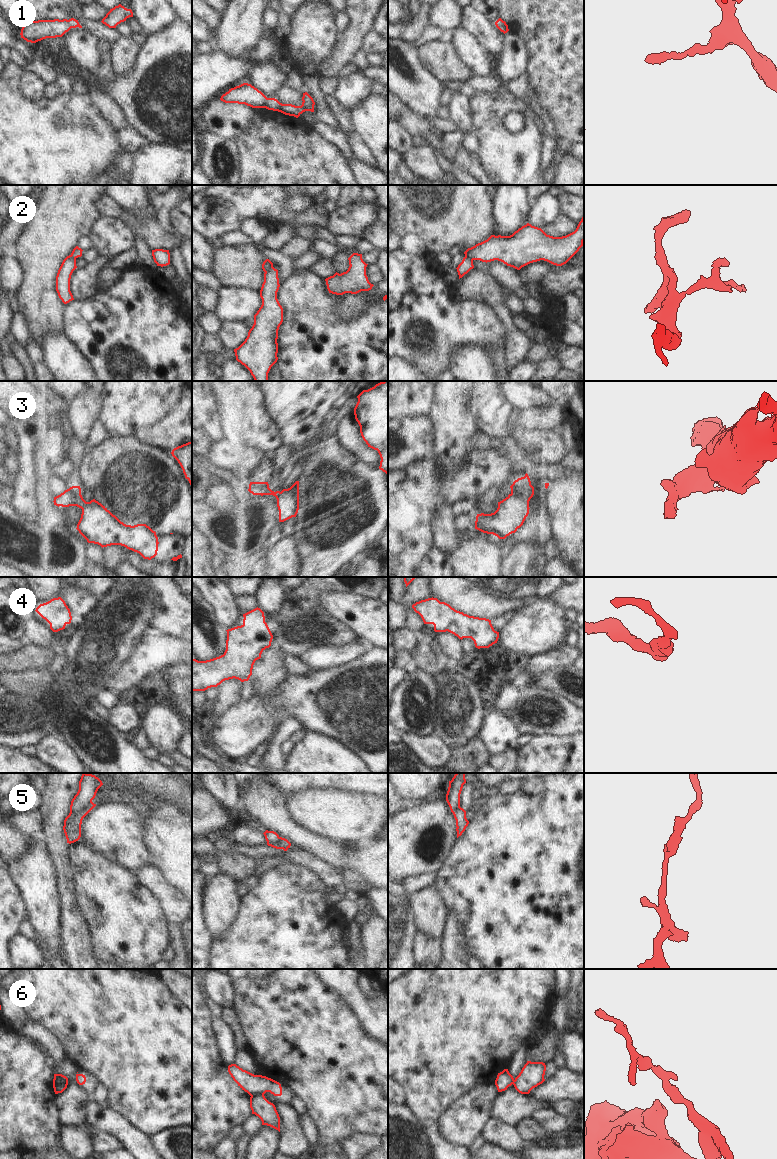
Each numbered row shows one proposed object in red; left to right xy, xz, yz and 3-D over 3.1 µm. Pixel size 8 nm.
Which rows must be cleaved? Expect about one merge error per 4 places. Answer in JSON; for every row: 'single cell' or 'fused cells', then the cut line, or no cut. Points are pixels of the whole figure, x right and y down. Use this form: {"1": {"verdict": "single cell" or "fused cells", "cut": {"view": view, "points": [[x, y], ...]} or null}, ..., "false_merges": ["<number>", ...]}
{"1": {"verdict": "single cell", "cut": null}, "2": {"verdict": "fused cells", "cut": {"view": "xz", "points": [[272, 263], [265, 272]]}}, "3": {"verdict": "fused cells", "cut": {"view": "yz", "points": [[511, 493], [528, 503]]}}, "4": {"verdict": "single cell", "cut": null}, "5": {"verdict": "fused cells", "cut": {"view": "xy", "points": [[91, 801], [76, 812], [68, 815]]}}, "6": {"verdict": "fused cells", "cut": {"view": "xy", "points": [[67, 1081], [61, 1082], [54, 1091]]}}, "false_merges": ["2", "3", "5", "6"]}

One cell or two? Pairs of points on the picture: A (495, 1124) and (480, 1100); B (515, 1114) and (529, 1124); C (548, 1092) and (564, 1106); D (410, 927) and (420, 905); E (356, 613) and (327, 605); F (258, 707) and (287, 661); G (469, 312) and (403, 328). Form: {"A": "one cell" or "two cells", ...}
{"A": "two cells", "B": "two cells", "C": "two cells", "D": "two cells", "E": "one cell", "F": "two cells", "G": "one cell"}

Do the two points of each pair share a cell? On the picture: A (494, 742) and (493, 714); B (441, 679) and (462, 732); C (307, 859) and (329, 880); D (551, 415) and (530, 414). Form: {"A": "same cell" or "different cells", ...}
{"A": "same cell", "B": "same cell", "C": "same cell", "D": "same cell"}

